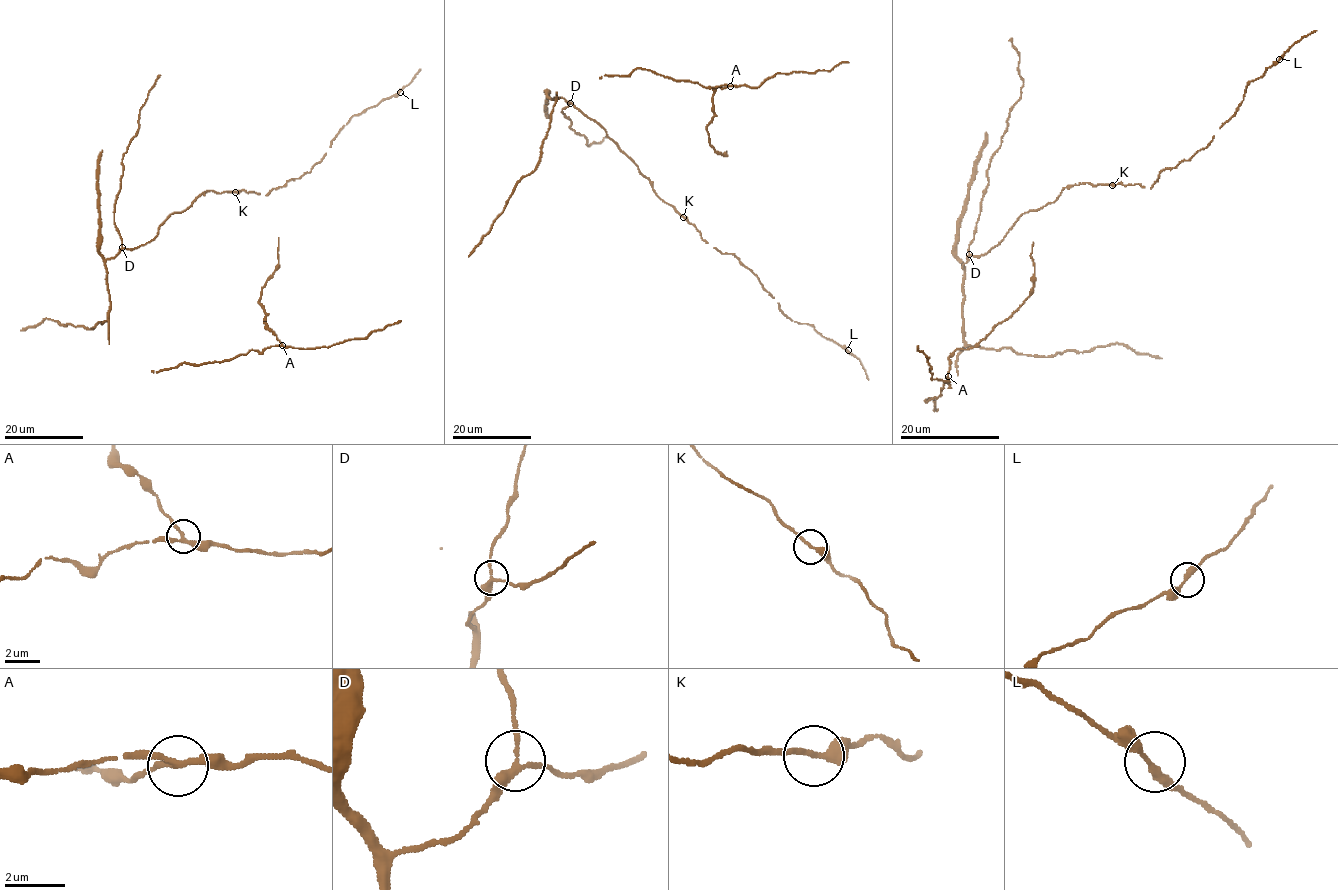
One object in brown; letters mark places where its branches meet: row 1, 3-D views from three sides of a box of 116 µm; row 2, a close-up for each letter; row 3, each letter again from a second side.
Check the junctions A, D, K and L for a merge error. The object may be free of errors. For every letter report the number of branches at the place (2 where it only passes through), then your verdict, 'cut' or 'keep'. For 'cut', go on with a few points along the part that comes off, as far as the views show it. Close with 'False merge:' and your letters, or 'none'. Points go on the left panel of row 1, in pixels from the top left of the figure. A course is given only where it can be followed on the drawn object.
A: branches 3; cut; course (282, 345), (268, 327), (265, 321), (267, 313), (259, 303), (262, 288), (278, 263), (278, 237)
D: branches 3; keep
K: branches 2; keep
L: branches 2; keep
False merge: A

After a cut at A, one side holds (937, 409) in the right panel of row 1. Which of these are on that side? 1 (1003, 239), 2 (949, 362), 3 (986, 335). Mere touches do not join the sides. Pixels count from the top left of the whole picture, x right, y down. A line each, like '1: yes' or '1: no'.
1: yes
2: no
3: no

